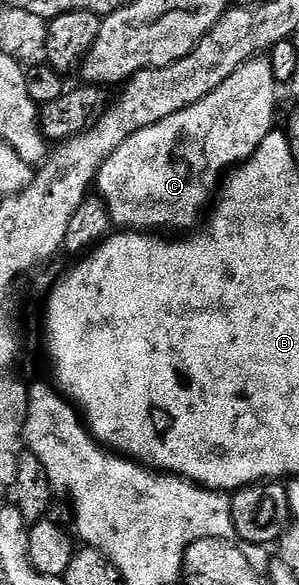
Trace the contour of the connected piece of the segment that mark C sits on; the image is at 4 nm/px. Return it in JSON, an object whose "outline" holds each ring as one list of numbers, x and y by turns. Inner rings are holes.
{"outline":[[259,55,238,67,232,76,198,103,129,137,105,161,96,180,96,191,98,189,109,220,125,230,176,229,178,233,193,230,204,207,215,196,222,176,248,160,275,130,276,90,278,84,271,58]]}

